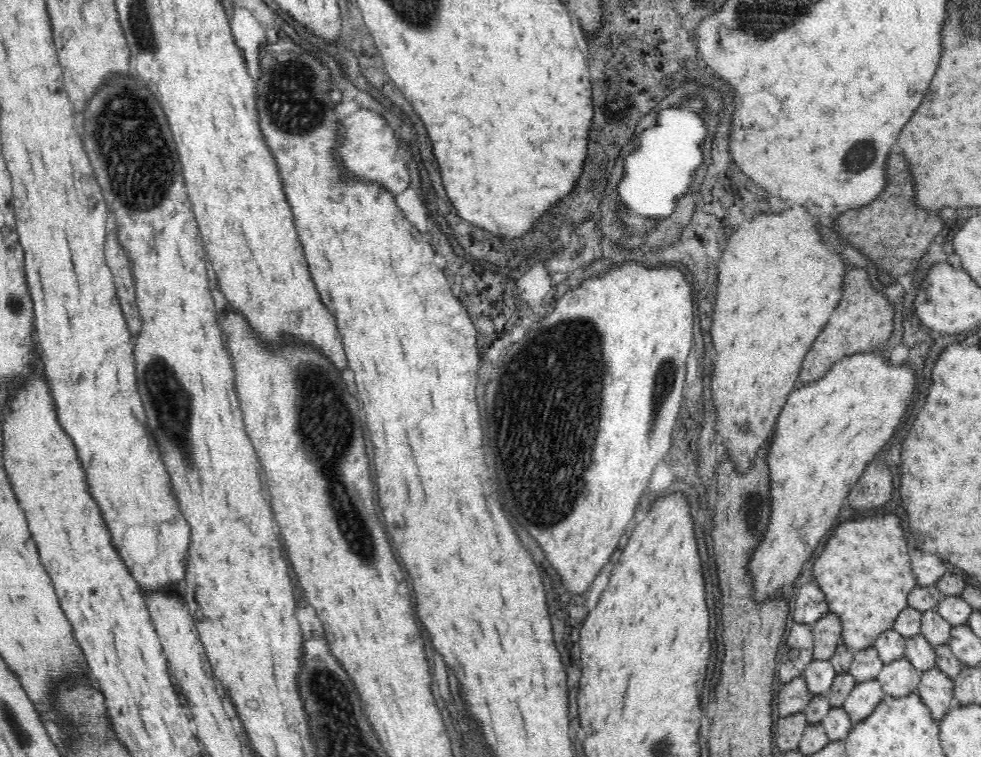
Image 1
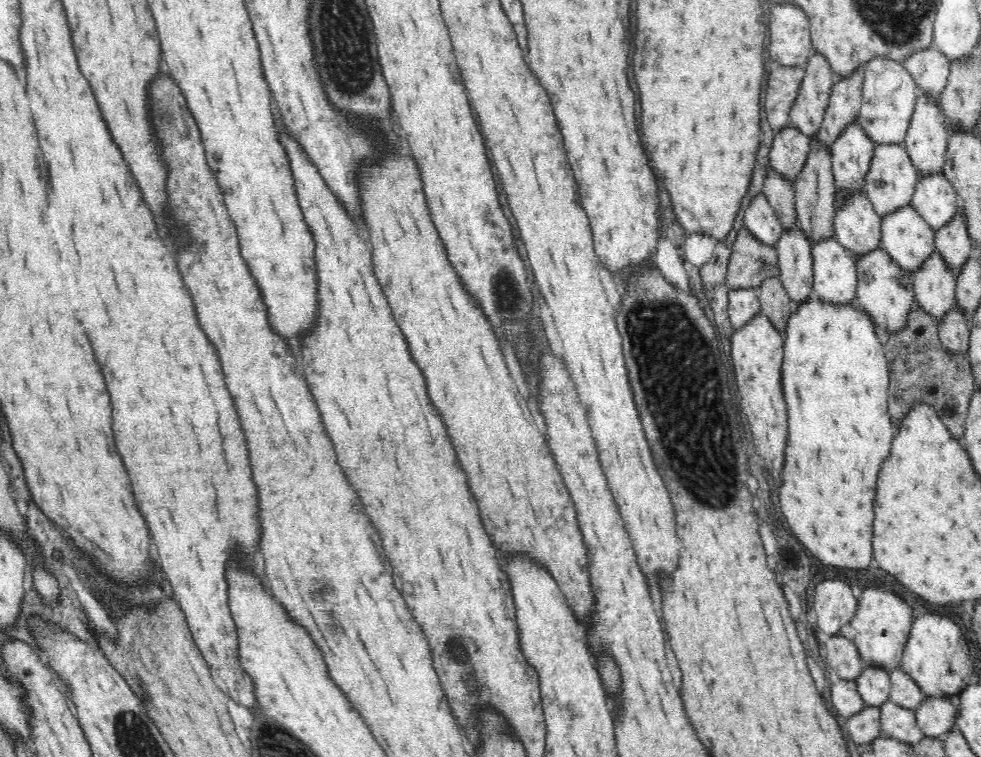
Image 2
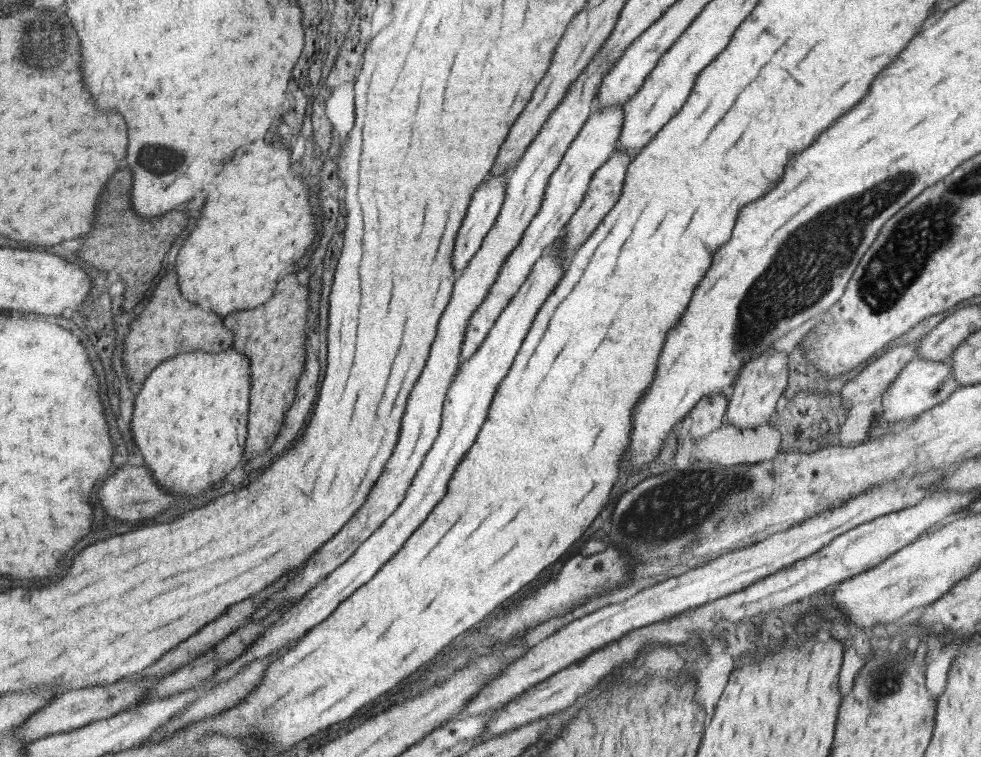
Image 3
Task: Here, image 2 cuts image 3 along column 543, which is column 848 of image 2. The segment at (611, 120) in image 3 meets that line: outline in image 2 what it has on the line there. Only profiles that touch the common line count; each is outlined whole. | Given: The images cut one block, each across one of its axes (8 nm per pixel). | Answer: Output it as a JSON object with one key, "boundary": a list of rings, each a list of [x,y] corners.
{"boundary":[[[860,187],[848,193],[835,207],[833,232],[851,256],[860,258],[880,245],[881,219],[871,208],[865,189]]]}

